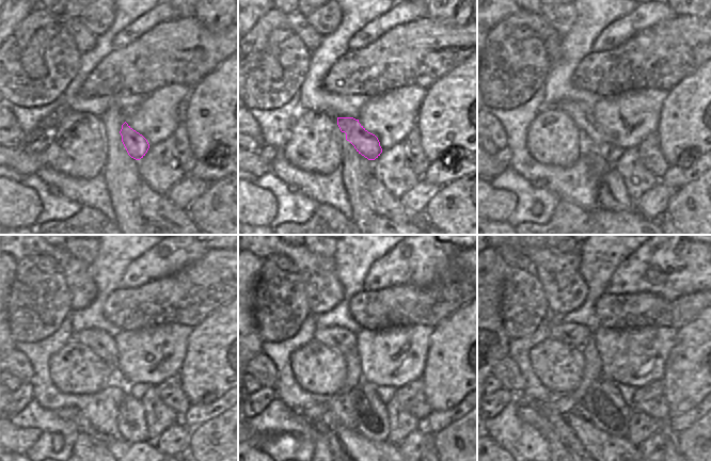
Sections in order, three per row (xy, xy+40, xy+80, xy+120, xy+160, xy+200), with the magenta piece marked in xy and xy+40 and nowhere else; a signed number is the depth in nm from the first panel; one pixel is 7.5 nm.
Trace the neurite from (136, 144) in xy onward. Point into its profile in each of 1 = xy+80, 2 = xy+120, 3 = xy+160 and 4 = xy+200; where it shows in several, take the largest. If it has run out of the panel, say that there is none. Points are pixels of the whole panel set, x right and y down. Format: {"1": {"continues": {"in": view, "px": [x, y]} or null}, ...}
{"1": {"continues": {"in": "xy+80", "px": [595, 138]}}, "2": {"continues": {"in": "xy+120", "px": [100, 343]}}, "3": {"continues": {"in": "xy+160", "px": [343, 340]}}, "4": {"continues": {"in": "xy+200", "px": [570, 333]}}}

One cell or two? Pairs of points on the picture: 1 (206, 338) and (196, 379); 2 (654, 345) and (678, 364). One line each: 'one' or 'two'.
1: one
2: two

